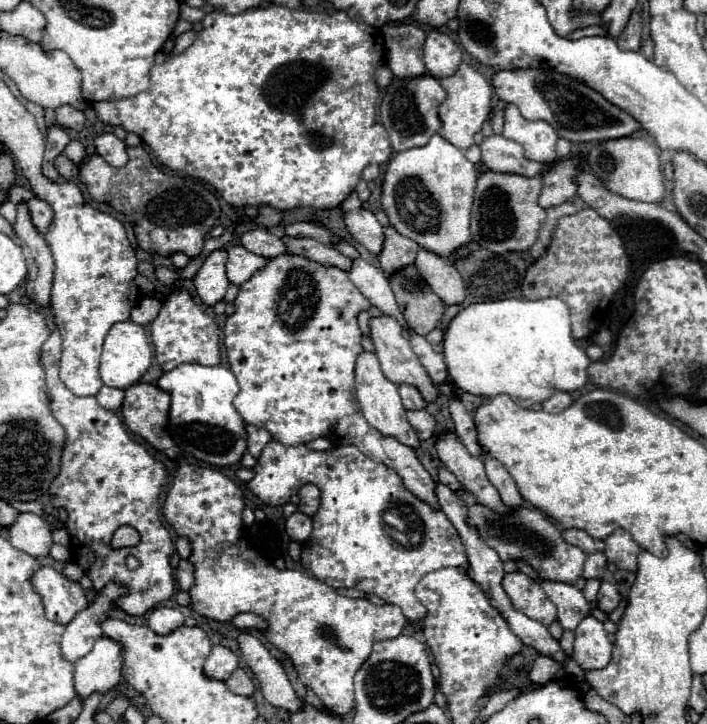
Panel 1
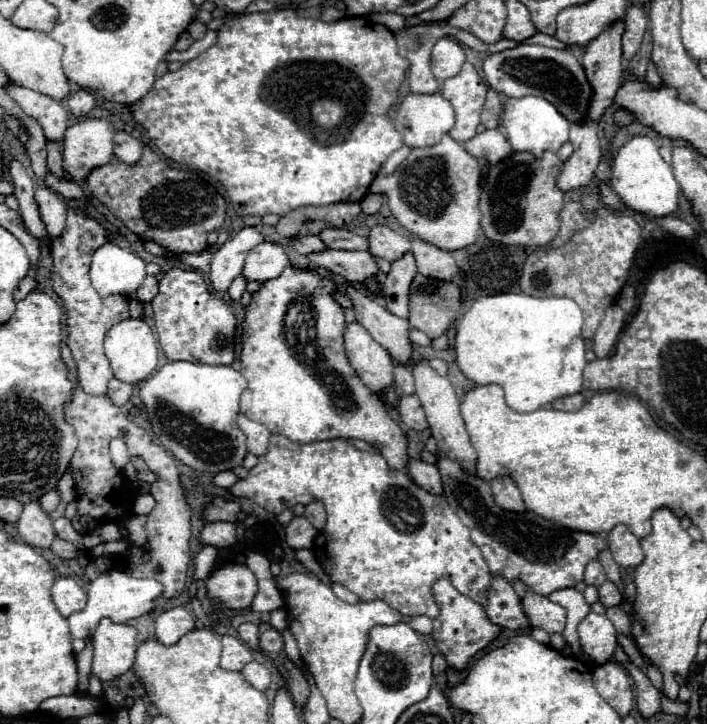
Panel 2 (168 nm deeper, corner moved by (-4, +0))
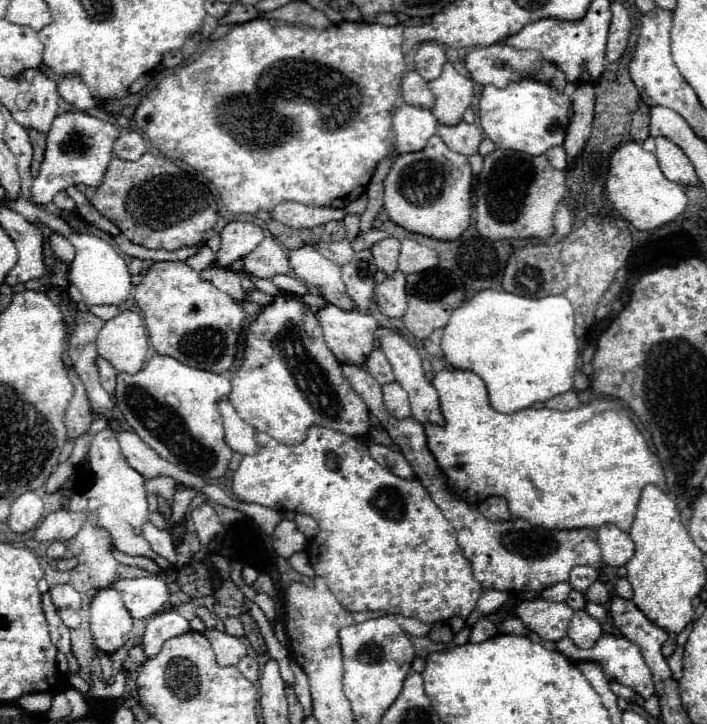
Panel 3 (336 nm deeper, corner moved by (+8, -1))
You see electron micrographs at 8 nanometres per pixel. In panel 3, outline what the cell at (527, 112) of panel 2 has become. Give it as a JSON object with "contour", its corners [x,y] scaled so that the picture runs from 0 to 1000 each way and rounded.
{"contour":[[[738,106],[713,123],[685,117],[679,131],[679,175],[704,206],[724,206],[747,214],[767,214],[784,200],[795,200],[809,162],[806,134],[775,112]]]}

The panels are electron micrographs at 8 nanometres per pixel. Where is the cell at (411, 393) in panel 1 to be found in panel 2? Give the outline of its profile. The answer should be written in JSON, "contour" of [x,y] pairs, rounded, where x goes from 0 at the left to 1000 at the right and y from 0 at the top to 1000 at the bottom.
{"contour":[[[560,506],[557,508],[557,536],[560,544],[569,547],[580,547],[586,544],[586,525],[583,525],[583,511],[574,506]]]}

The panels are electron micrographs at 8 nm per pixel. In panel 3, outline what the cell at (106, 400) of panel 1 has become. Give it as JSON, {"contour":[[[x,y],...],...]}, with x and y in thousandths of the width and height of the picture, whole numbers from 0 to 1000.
{"contour":[[[136,493],[136,507],[139,507],[139,515],[141,515],[141,529],[144,529],[144,535],[147,535],[153,543],[161,543],[167,512],[158,507],[156,499],[147,499],[144,493]]]}

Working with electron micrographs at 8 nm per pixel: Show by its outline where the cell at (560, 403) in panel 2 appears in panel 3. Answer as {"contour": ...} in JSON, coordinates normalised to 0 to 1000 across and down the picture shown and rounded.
{"contour":[[[803,540],[803,543],[795,543],[795,546],[786,546],[781,548],[775,557],[772,557],[775,565],[789,565],[789,568],[803,568],[803,565],[812,565],[812,562],[820,562],[820,554],[815,548],[812,540]]]}

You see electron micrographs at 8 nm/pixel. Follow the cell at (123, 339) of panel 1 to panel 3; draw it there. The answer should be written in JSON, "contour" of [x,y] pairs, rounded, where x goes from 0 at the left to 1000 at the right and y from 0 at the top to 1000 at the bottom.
{"contour":[[[184,427],[170,430],[147,446],[136,479],[139,490],[153,496],[167,512],[195,515],[209,488],[209,463],[201,438]]]}

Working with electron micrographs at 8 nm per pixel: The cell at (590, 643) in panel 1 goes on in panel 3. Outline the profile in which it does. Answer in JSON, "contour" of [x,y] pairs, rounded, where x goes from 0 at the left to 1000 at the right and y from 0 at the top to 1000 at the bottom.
{"contour":[[[826,841],[823,844],[812,844],[812,855],[806,860],[803,869],[803,880],[823,896],[837,894],[846,880],[851,877],[851,866],[843,855],[837,855]]]}

